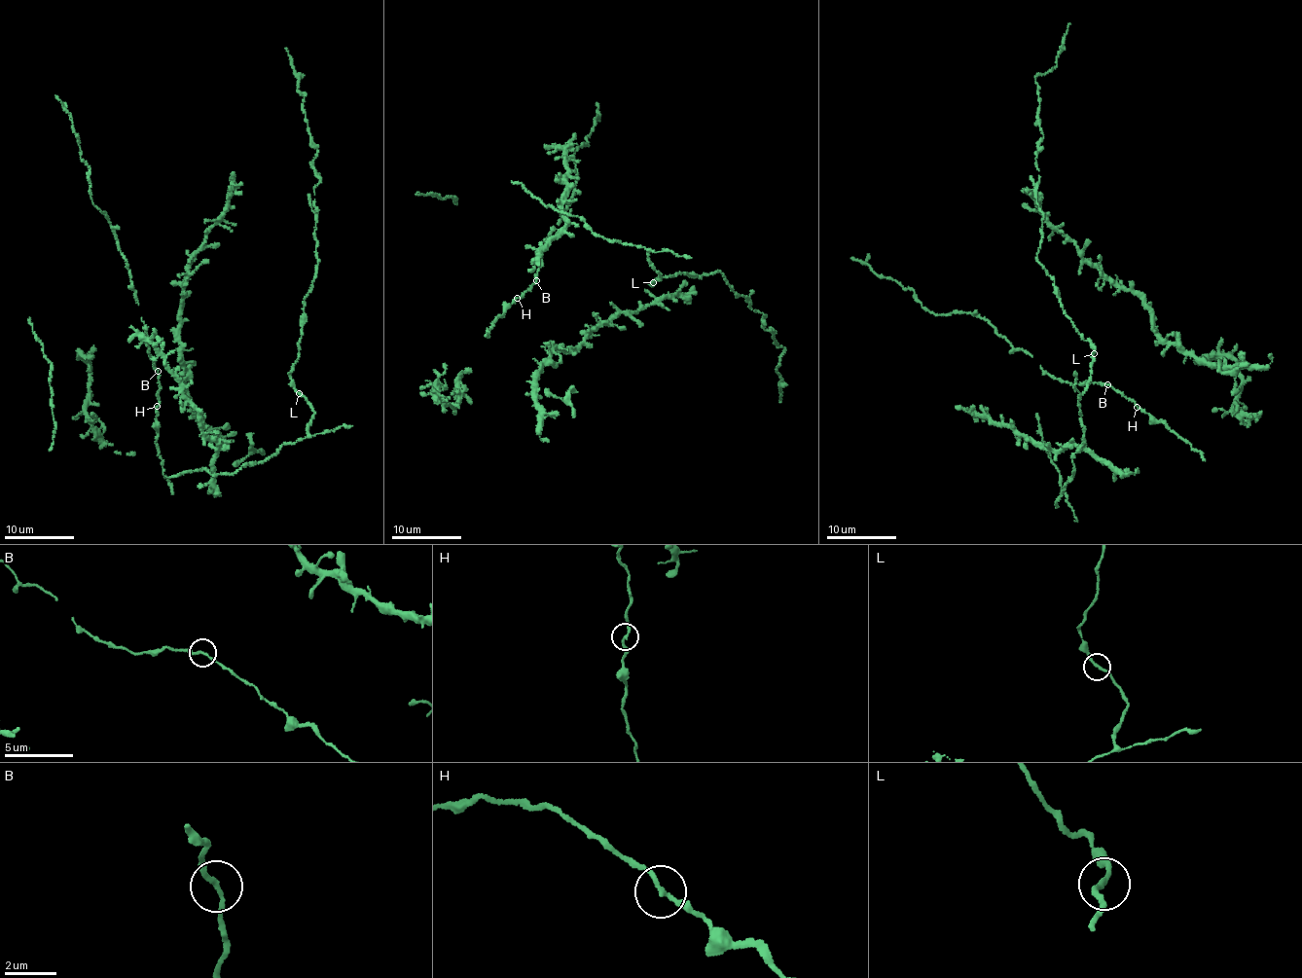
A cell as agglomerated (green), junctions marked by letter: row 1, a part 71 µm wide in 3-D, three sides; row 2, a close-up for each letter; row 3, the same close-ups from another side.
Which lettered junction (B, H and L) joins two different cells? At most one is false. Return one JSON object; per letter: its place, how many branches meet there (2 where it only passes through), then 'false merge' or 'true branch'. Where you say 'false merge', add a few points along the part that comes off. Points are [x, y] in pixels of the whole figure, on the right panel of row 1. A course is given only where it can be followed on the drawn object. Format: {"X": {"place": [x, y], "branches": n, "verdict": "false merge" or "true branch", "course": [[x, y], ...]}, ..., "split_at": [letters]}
{"B": {"place": [1107, 384], "branches": 2, "verdict": "true branch"}, "H": {"place": [1137, 407], "branches": 2, "verdict": "true branch"}, "L": {"place": [1094, 353], "branches": 2, "verdict": "true branch"}, "split_at": []}

